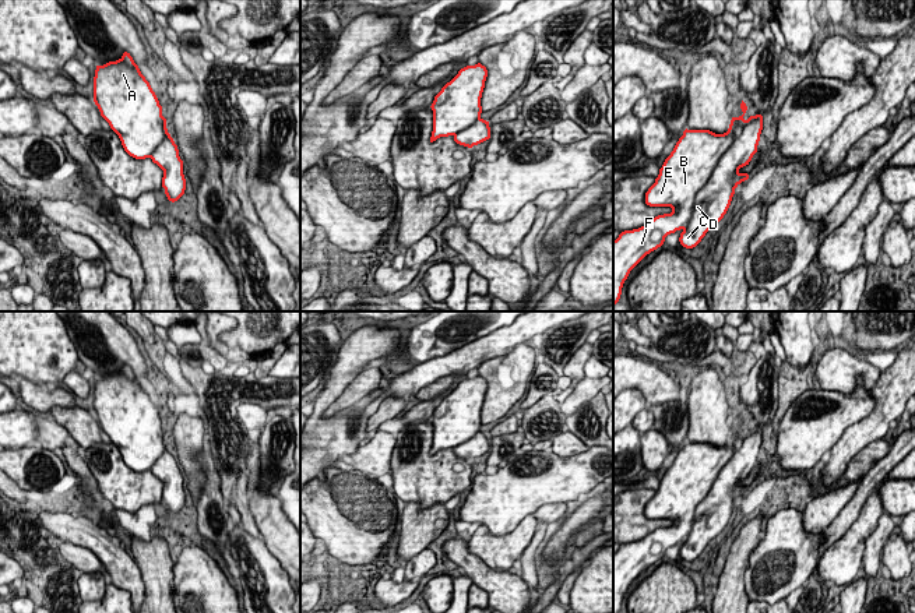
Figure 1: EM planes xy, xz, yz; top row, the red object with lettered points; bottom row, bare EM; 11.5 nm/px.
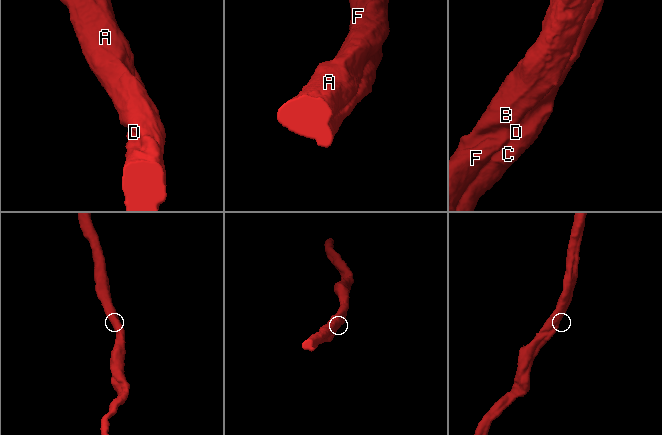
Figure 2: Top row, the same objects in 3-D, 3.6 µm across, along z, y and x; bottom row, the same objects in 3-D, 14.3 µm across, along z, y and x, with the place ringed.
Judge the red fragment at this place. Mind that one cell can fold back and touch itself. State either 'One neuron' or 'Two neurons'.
One neuron

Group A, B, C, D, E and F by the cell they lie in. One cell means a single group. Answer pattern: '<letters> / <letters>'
A B C D E F

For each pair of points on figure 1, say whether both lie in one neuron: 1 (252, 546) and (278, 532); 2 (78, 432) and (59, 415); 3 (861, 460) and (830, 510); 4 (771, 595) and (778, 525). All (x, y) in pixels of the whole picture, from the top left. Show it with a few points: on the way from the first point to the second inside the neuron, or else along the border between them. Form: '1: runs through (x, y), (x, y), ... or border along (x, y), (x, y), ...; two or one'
1: border along (261, 539), (267, 550), (282, 567); two
2: runs through (74, 427), (63, 416); one
3: border along (864, 475), (850, 482); two
4: runs through (776, 578), (778, 542); one

